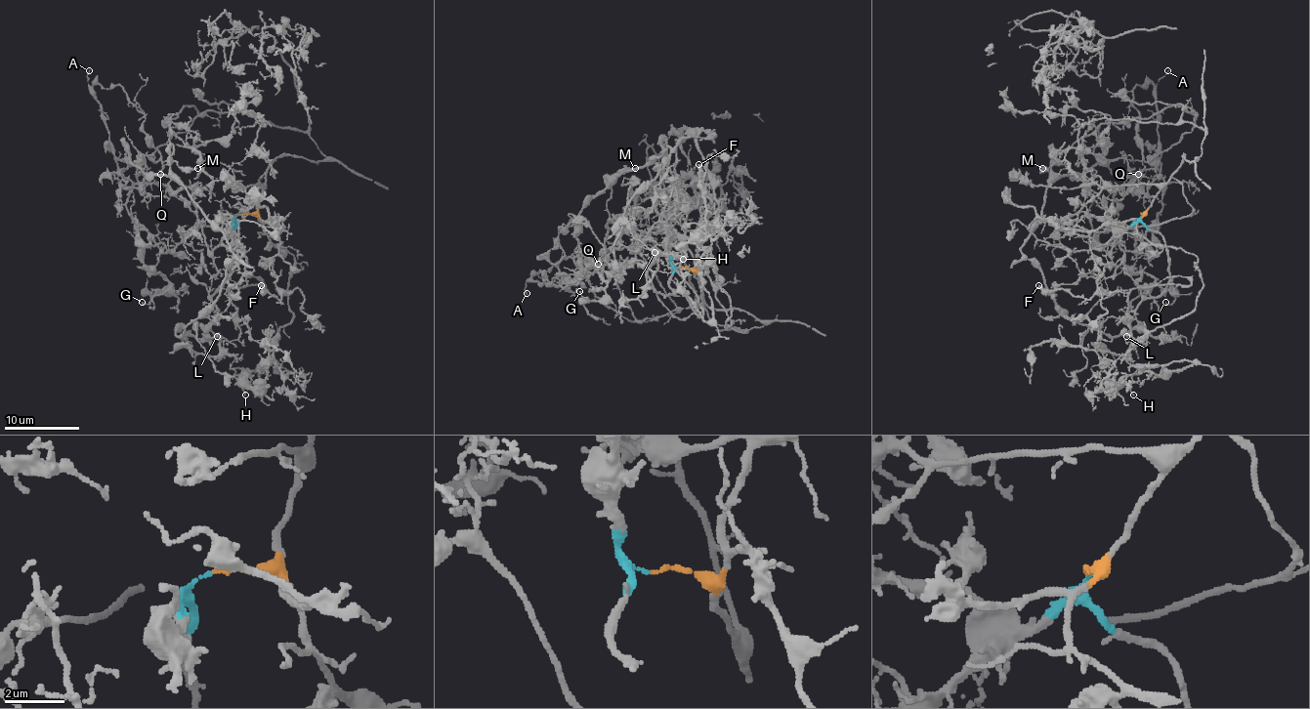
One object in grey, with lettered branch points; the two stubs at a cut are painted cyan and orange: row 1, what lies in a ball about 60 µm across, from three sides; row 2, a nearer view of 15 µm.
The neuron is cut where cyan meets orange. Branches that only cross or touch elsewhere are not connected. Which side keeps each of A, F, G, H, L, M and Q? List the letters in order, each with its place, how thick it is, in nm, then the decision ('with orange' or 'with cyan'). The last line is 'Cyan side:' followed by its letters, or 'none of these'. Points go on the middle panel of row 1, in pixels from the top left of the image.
A: at (527, 293); 100 nm thick; with orange
F: at (698, 164); 280 nm thick; with orange
G: at (579, 291); 110 nm thick; with orange
H: at (683, 259); 100 nm thick; with orange
L: at (654, 252); 120 nm thick; with cyan
M: at (635, 168); 200 nm thick; with cyan
Q: at (598, 264); 170 nm thick; with orange
Cyan side: L, M

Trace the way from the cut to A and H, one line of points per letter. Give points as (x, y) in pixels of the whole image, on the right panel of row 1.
A: (1142, 214), (1171, 177), (1194, 210), (1138, 227), (1136, 253), (1136, 239), (1162, 208), (1157, 83), (1167, 70)
H: (1142, 214), (1140, 234), (1198, 259), (1204, 288), (1190, 312), (1110, 361), (1116, 385), (1132, 374), (1132, 395)

